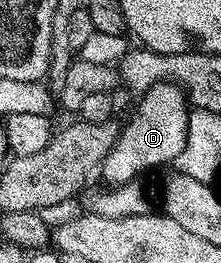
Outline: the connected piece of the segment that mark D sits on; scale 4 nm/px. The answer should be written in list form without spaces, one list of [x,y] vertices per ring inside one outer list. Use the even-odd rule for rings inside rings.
[[[161,82],[149,88],[138,101],[133,117],[122,126],[116,143],[101,165],[101,177],[106,184],[129,183],[153,167],[170,164],[186,146],[190,110],[184,89],[176,82]]]

